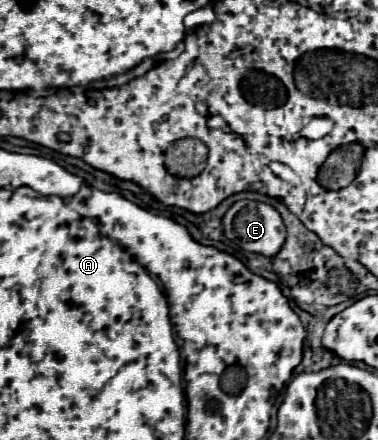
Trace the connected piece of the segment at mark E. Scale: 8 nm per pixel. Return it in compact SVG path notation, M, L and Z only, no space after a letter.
M248 199L236 201L226 211L226 215L222 217L222 227L224 227L224 235L232 243L242 247L244 251L262 253L266 257L274 257L280 251L280 247L284 245L284 241L286 241L286 227L282 223L280 213L272 205L262 203L262 201L260 203L258 201L248 201Z

